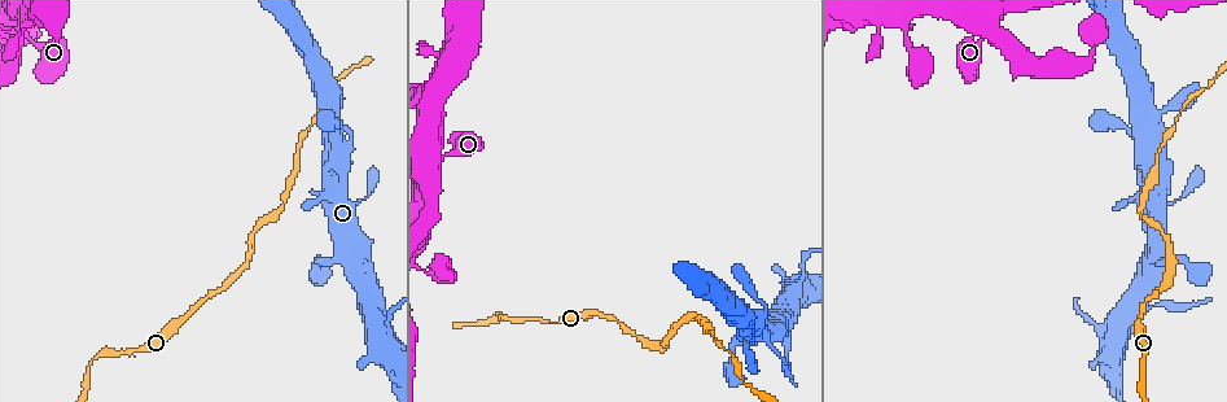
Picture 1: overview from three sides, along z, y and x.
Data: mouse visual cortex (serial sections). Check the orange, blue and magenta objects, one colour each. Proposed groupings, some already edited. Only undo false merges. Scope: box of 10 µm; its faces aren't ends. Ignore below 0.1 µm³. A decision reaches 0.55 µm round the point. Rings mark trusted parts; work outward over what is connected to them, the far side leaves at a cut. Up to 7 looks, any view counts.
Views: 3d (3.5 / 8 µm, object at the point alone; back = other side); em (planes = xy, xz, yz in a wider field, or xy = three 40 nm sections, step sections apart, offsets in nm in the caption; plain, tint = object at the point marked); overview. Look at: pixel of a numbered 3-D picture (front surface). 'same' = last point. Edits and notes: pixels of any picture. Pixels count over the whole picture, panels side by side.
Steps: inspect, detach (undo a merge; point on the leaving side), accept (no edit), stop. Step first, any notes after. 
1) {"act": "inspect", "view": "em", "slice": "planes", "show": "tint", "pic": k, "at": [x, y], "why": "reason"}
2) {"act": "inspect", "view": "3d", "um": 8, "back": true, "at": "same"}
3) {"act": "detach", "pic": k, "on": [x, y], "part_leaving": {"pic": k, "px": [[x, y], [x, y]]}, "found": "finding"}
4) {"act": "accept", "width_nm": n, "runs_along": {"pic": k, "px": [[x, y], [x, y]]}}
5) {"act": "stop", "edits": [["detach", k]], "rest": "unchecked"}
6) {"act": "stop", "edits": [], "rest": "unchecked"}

{"act": "inspect", "view": "em", "slice": "planes", "show": "tint", "pic": 1, "at": [1154, 254], "why": "sharp bend"}

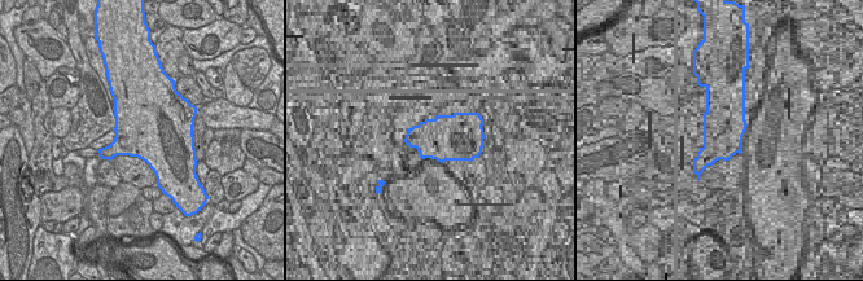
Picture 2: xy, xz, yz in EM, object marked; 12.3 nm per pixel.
{"act": "inspect", "view": "3d", "um": 3.5, "at": "same"}

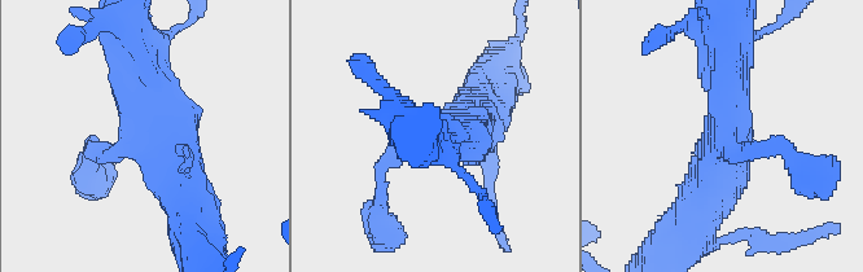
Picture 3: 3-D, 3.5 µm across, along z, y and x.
{"act": "accept", "width_nm": 950, "runs_along": {"pic": 3, "px": [[139, 55], [187, 201]]}, "found": "continuous, no second cell"}

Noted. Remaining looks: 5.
{"act": "inspect", "view": "em", "slice": "xy", "step": 1, "show": "tint", "pic": 1, "at": [345, 151], "why": "branch point"}

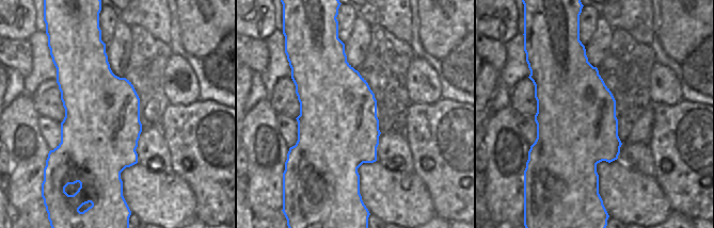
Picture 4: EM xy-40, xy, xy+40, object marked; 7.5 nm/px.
{"act": "inspect", "view": "3d", "um": 3.5, "at": "same"}

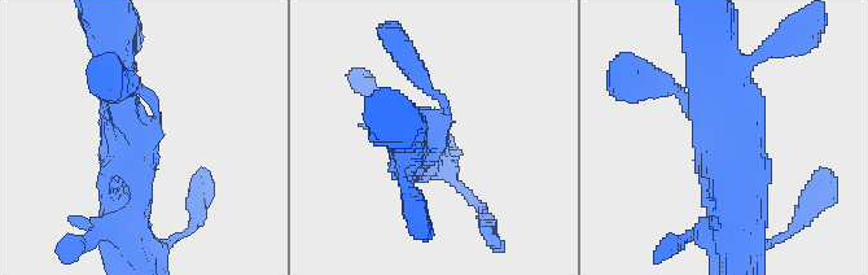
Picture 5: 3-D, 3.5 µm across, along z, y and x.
{"act": "accept", "arm_widths_nm": [150, 450, 500], "runs_along": {"pic": 5, "px": [[736, 219], [740, 175], [717, 48]]}, "found": "all the same cell"}

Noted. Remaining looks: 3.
{"act": "inspect", "view": "3d", "um": 3.5, "pic": 1, "at": [985, 31], "why": "sharp bend"}

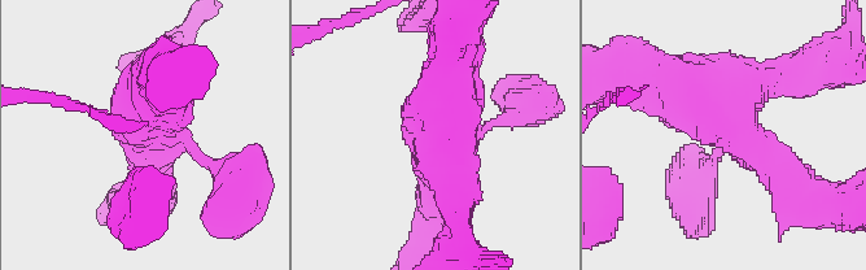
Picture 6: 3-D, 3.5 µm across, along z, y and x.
{"act": "inspect", "view": "em", "slice": "planes", "show": "tint", "pic": 6, "at": [168, 132]}

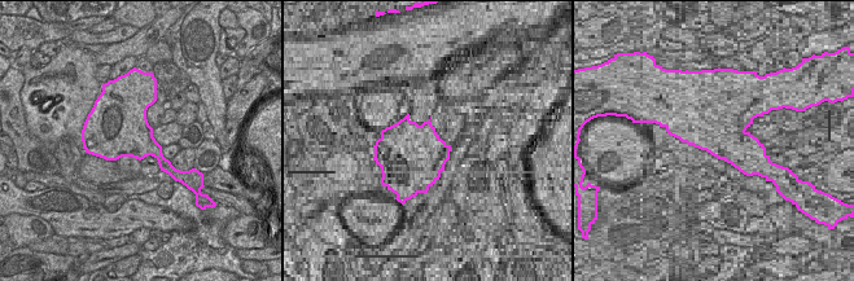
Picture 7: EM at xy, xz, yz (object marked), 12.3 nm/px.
{"act": "accept", "arms": 4, "arm_widths_nm": [250, 450, 600, 700], "runs_along": {"pic": 6, "px": [[237, 175], [149, 112], [157, 79]]}, "found": "one cell here"}

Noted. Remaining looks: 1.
{"act": "stop", "edits": [], "rest": "unchecked"}

